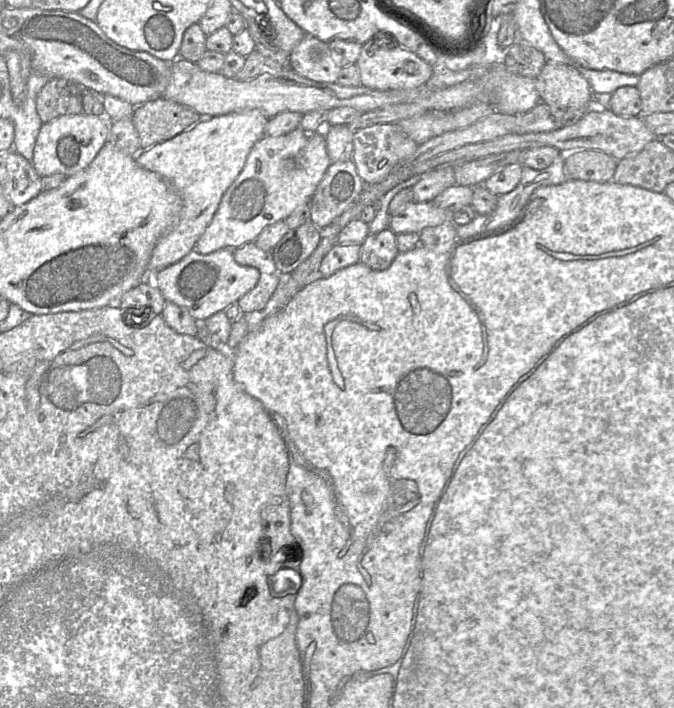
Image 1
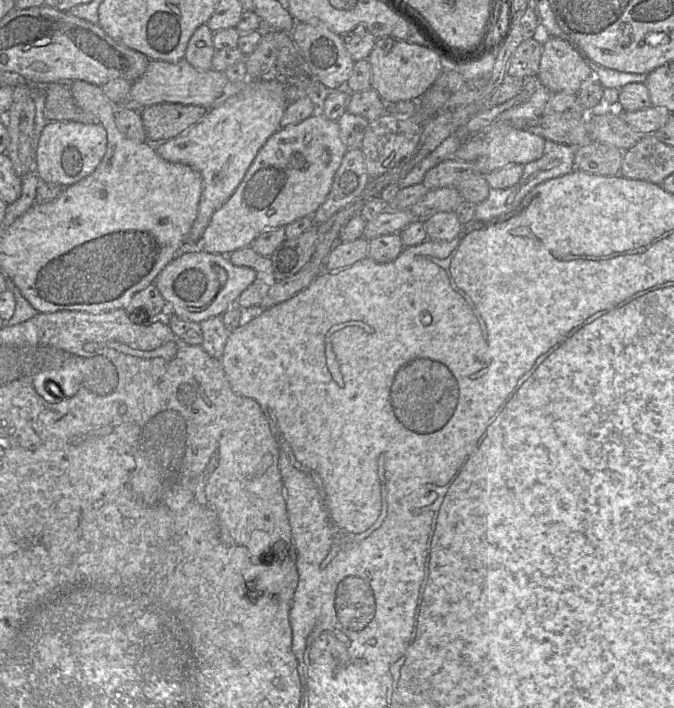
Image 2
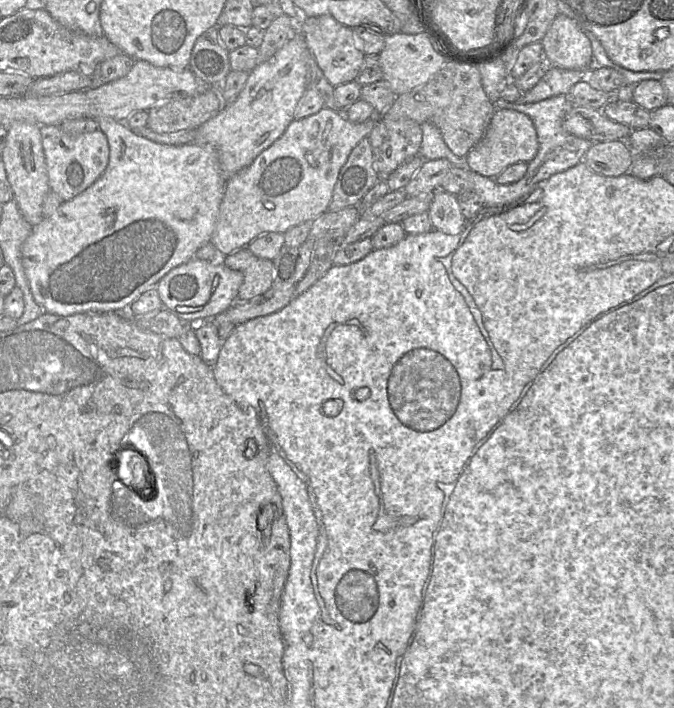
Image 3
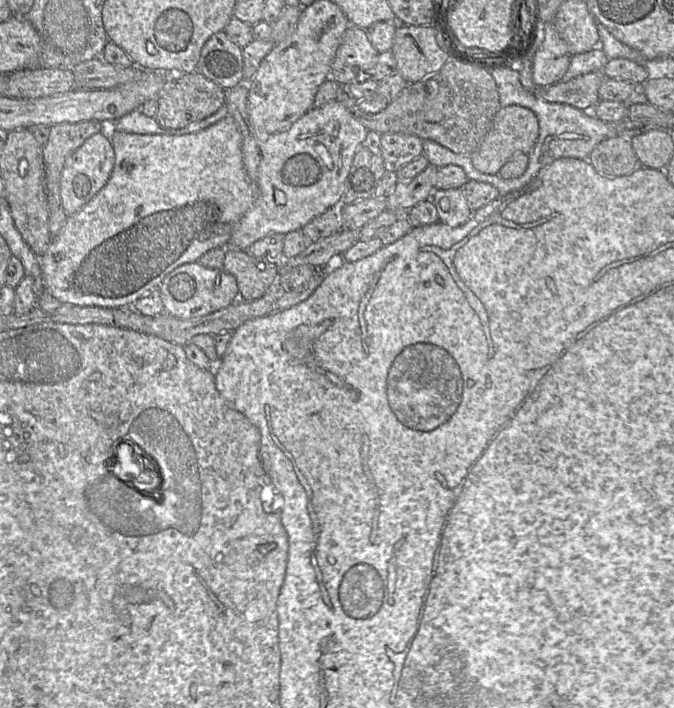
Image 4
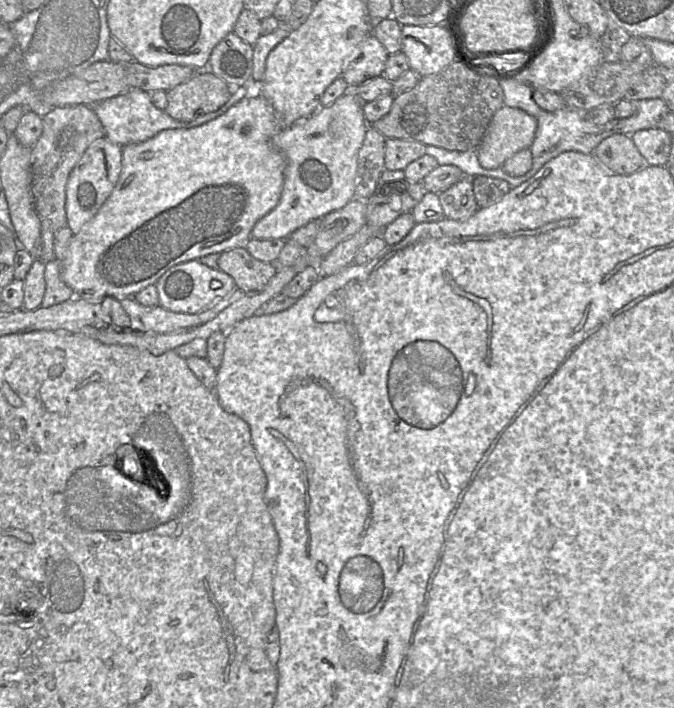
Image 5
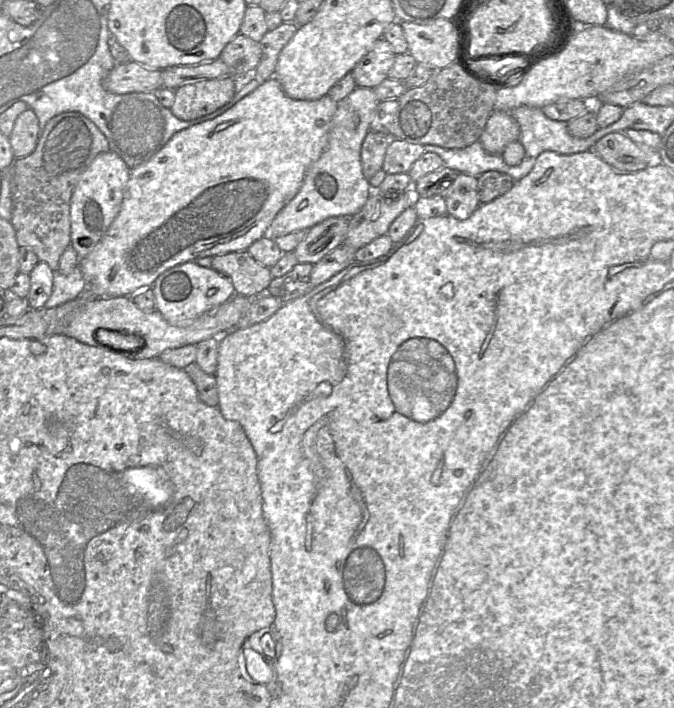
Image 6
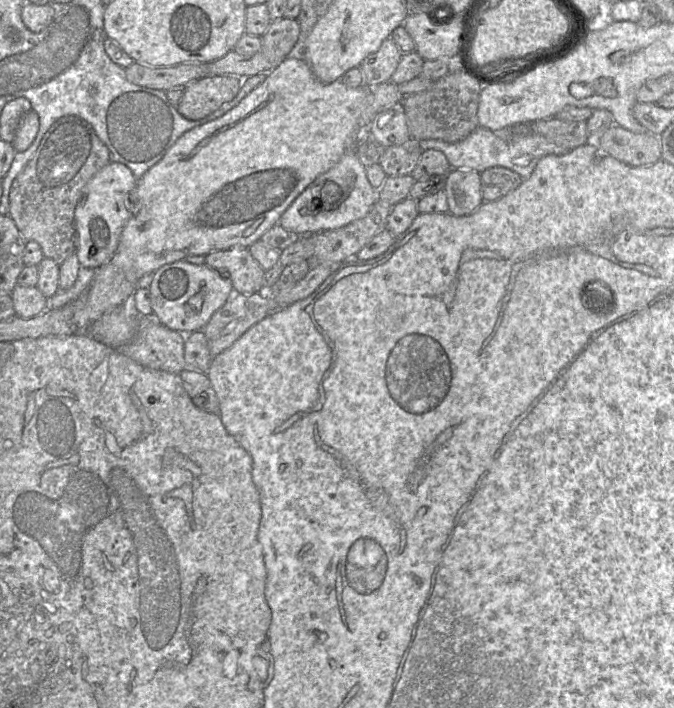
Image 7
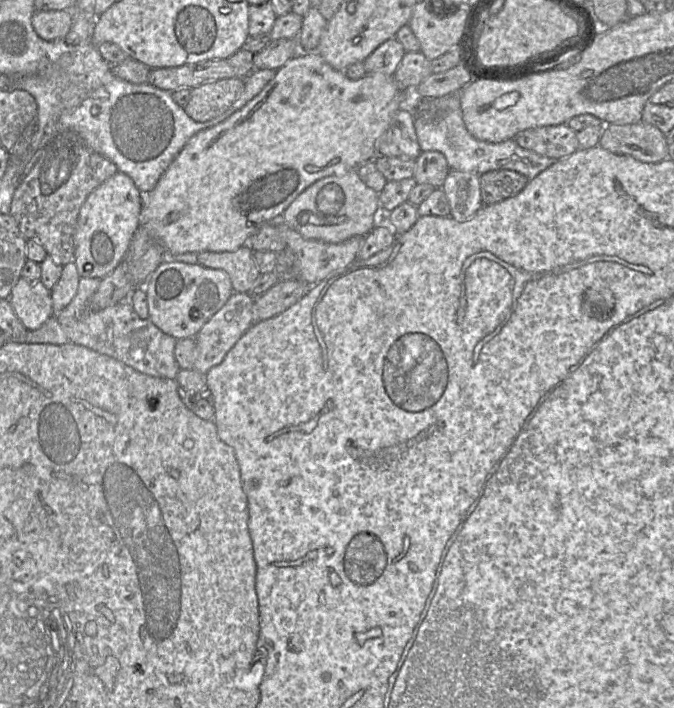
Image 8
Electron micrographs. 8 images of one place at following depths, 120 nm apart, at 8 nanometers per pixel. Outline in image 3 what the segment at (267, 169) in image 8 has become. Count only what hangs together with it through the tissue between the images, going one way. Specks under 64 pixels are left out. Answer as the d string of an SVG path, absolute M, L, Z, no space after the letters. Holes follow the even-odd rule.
M100 116L95 120L99 129L106 135L110 148L109 162L105 171L85 191L68 201L63 201L51 216L45 217L38 225L34 226L22 245L22 265L33 297L46 313L68 316L78 313L125 312L142 293L150 288L157 288L160 279L171 269L192 259L200 246L210 242L218 220L227 177L223 174L217 154L212 148L195 143L160 144L138 135L124 122L111 117Z

